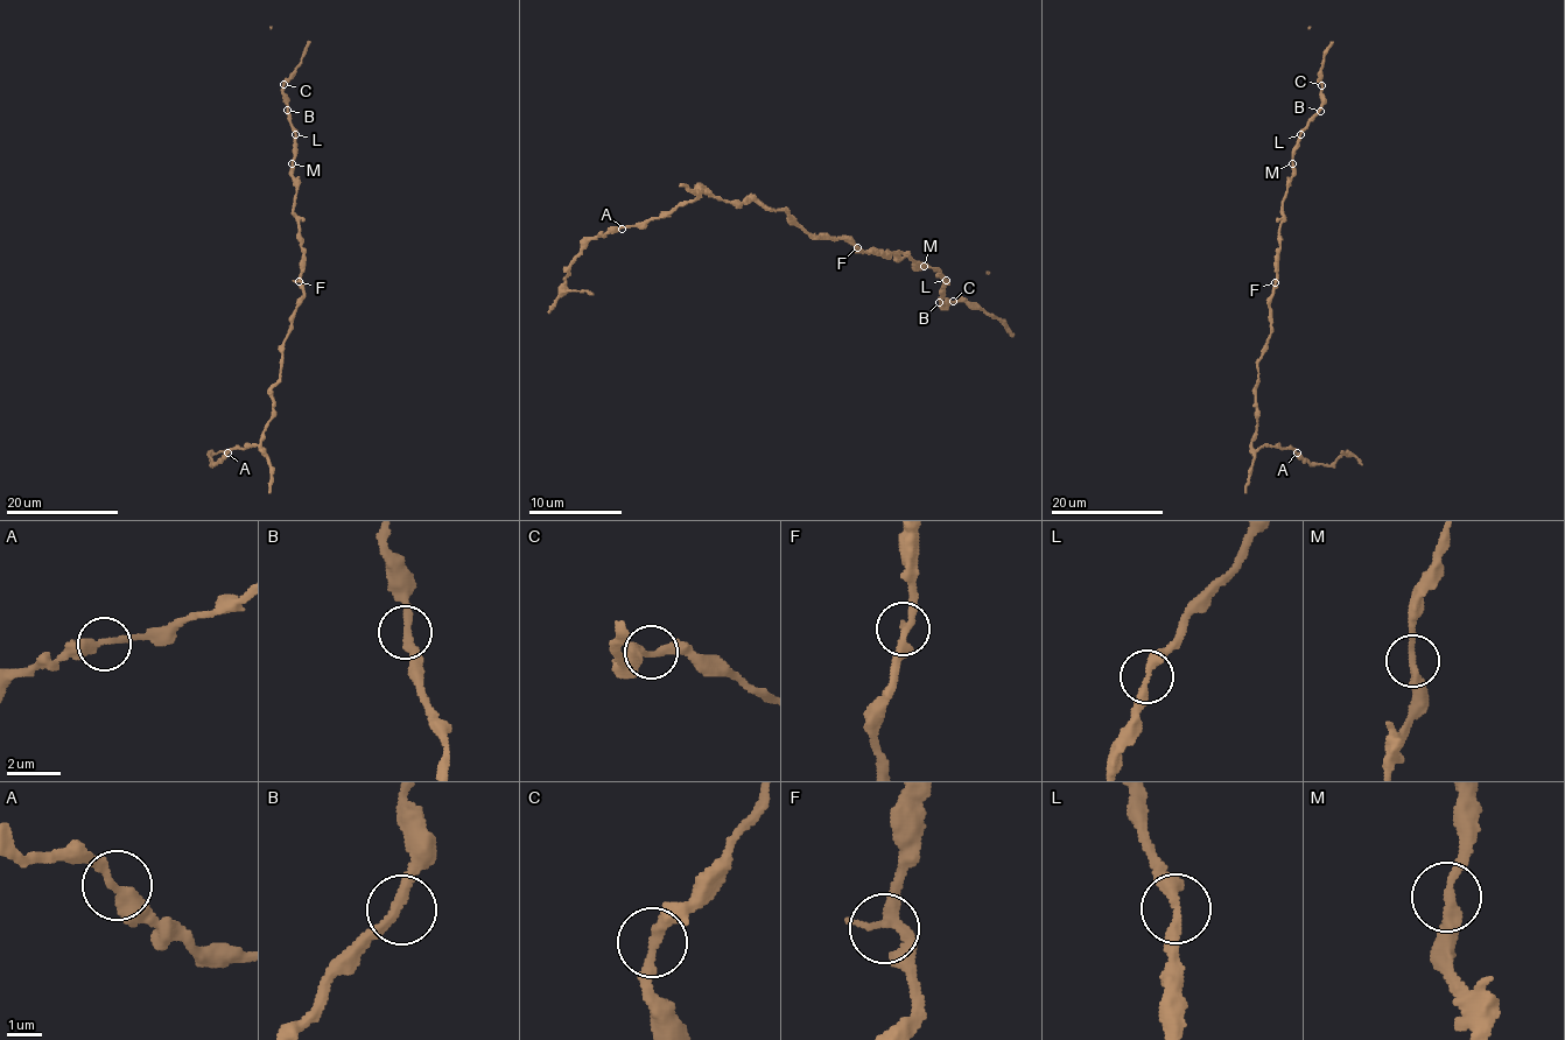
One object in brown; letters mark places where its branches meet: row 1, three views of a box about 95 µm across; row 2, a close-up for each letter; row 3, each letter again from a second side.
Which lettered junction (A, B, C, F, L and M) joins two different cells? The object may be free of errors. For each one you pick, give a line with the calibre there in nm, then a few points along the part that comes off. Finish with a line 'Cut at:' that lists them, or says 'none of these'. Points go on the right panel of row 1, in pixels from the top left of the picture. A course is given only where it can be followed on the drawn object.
Cut at: none of these

